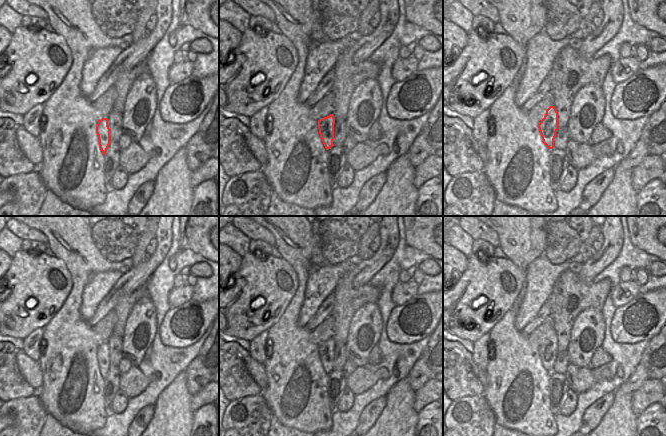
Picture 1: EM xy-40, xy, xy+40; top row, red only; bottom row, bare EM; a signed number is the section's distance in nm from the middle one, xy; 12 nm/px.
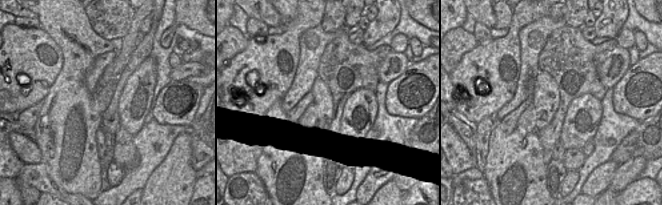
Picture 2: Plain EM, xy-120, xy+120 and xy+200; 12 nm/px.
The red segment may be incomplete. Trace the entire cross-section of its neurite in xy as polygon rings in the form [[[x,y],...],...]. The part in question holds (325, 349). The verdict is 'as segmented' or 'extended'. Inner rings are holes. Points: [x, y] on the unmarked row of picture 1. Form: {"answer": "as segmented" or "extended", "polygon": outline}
{"answer": "as segmented", "polygon": [[[333,338],[318,344],[319,358],[326,374],[334,370],[334,348],[335,342]]]}

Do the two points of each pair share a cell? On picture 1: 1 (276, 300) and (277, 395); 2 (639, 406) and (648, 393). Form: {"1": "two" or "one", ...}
{"1": "two", "2": "one"}

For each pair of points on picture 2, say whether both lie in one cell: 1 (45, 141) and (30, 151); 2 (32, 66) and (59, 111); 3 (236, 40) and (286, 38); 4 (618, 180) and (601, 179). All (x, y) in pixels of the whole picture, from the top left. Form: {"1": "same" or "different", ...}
{"1": "different", "2": "different", "3": "different", "4": "different"}

